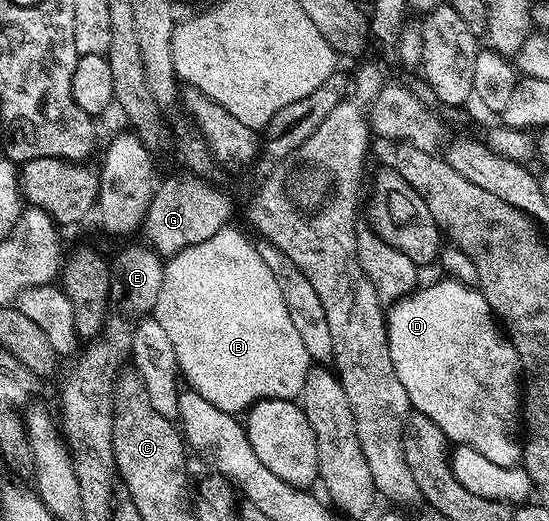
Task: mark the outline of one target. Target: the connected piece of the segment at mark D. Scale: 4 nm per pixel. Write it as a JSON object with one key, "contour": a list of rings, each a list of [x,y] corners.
{"contour":[[[449,277],[442,279],[441,283],[421,286],[391,304],[386,318],[394,373],[406,388],[411,410],[430,417],[442,429],[445,439],[478,449],[494,465],[517,466],[522,459],[522,372],[518,353],[498,326],[480,290]]]}

